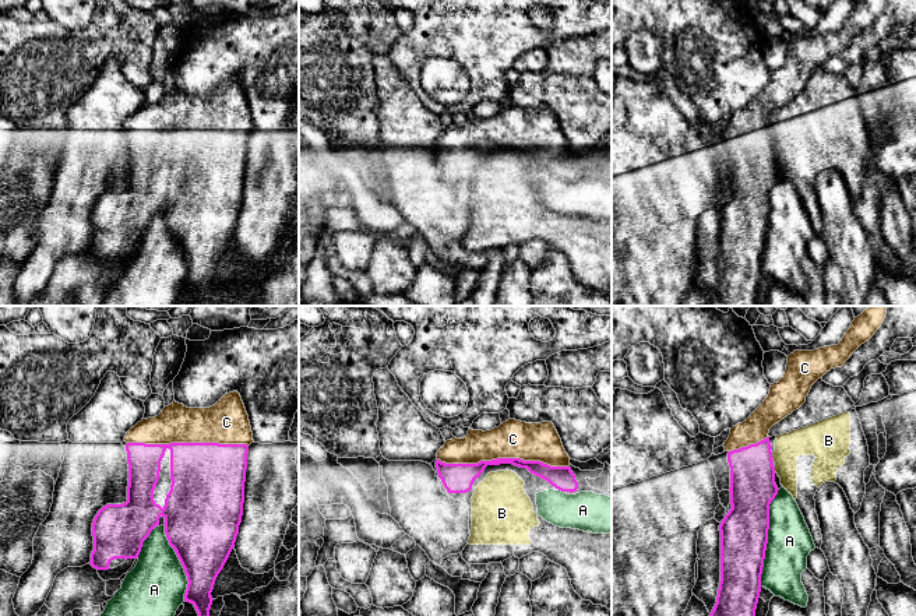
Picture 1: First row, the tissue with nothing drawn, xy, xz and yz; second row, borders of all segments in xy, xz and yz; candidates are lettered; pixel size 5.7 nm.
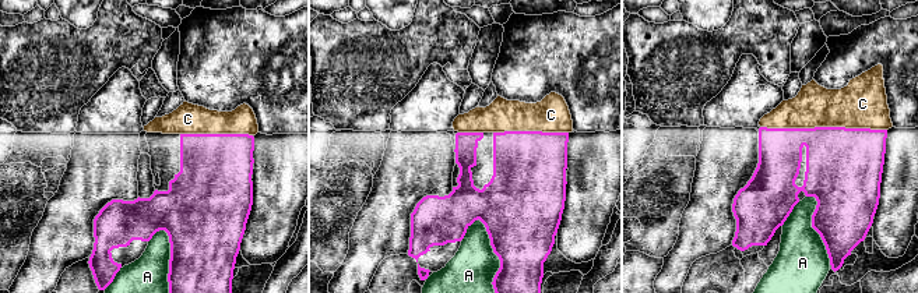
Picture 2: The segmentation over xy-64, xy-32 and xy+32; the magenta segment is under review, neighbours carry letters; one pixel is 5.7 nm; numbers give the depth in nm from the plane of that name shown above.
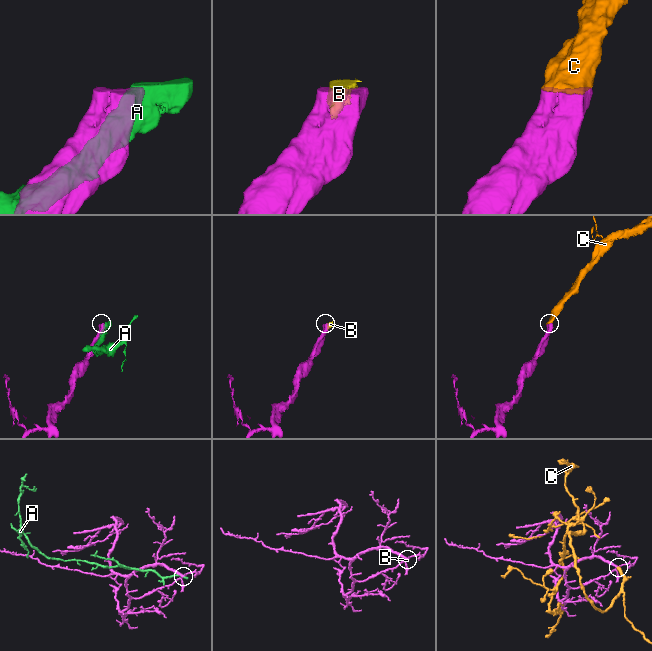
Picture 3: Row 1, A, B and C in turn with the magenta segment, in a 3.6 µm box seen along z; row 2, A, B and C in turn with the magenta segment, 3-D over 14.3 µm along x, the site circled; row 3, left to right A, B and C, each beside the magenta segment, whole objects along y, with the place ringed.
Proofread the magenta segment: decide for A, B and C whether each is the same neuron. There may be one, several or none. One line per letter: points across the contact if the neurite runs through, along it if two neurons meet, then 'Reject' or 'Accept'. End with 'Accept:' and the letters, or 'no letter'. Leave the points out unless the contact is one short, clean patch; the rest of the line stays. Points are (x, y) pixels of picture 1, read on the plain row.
A: Reject
B: Boundary: yz (771, 140), (774, 148). Reject
C: Accept
Accept: C

